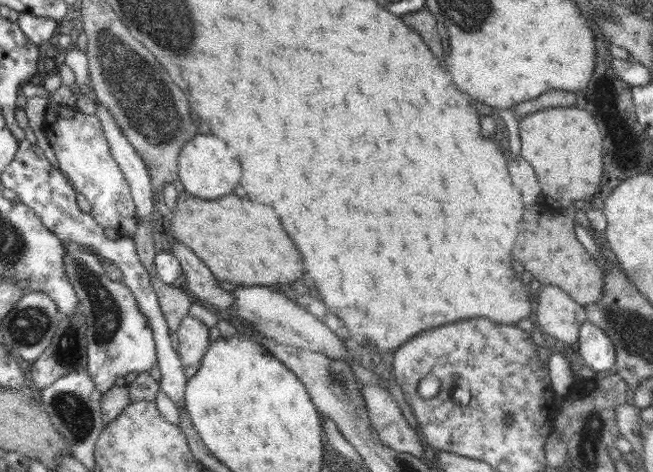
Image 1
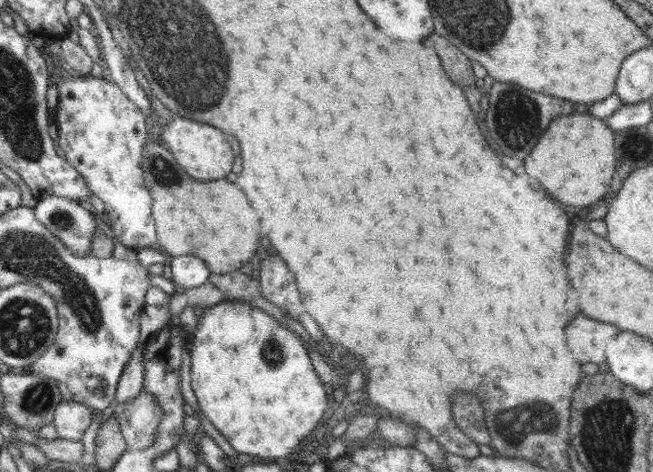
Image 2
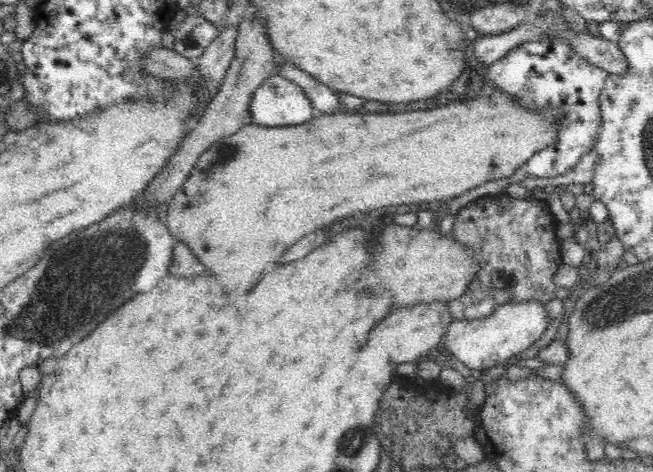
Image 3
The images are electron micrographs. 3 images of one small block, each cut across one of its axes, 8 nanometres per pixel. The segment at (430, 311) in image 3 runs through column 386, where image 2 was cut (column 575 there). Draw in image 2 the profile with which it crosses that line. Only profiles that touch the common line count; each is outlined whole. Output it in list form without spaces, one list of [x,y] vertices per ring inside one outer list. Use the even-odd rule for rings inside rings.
[[[580,314],[567,324],[566,342],[572,348],[572,352],[578,354],[578,360],[582,364],[593,362],[604,368],[609,340],[621,330],[613,324],[580,316]]]

